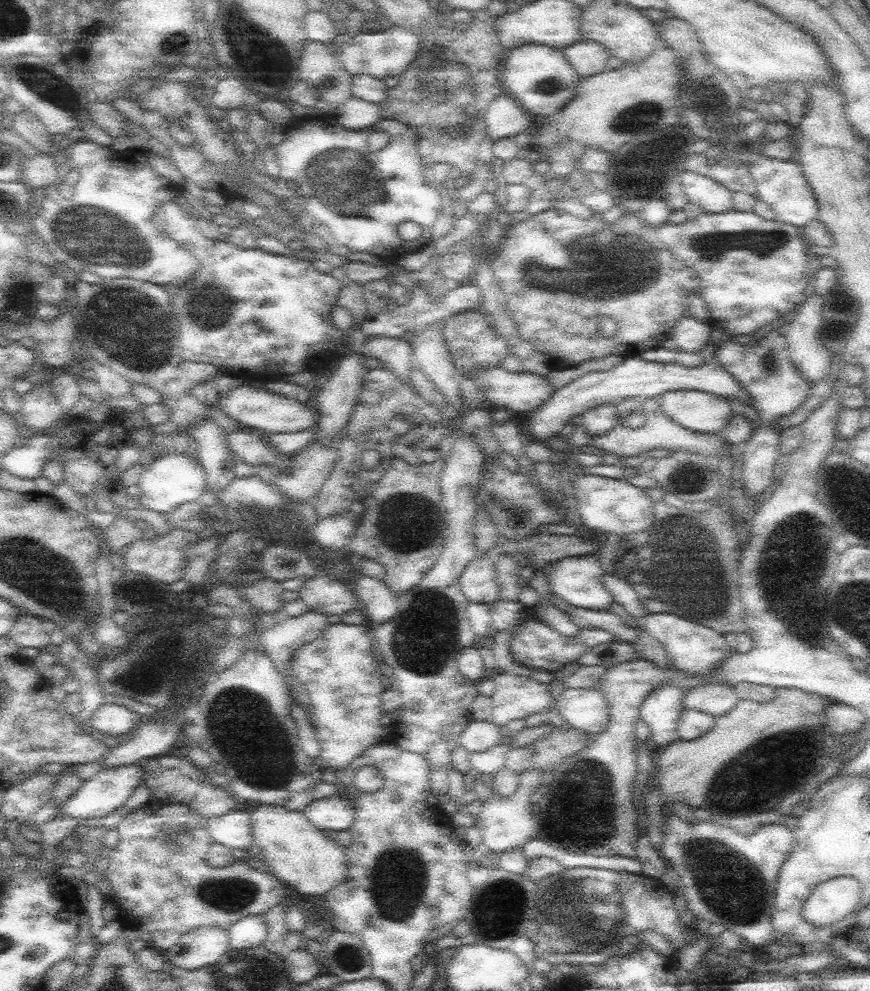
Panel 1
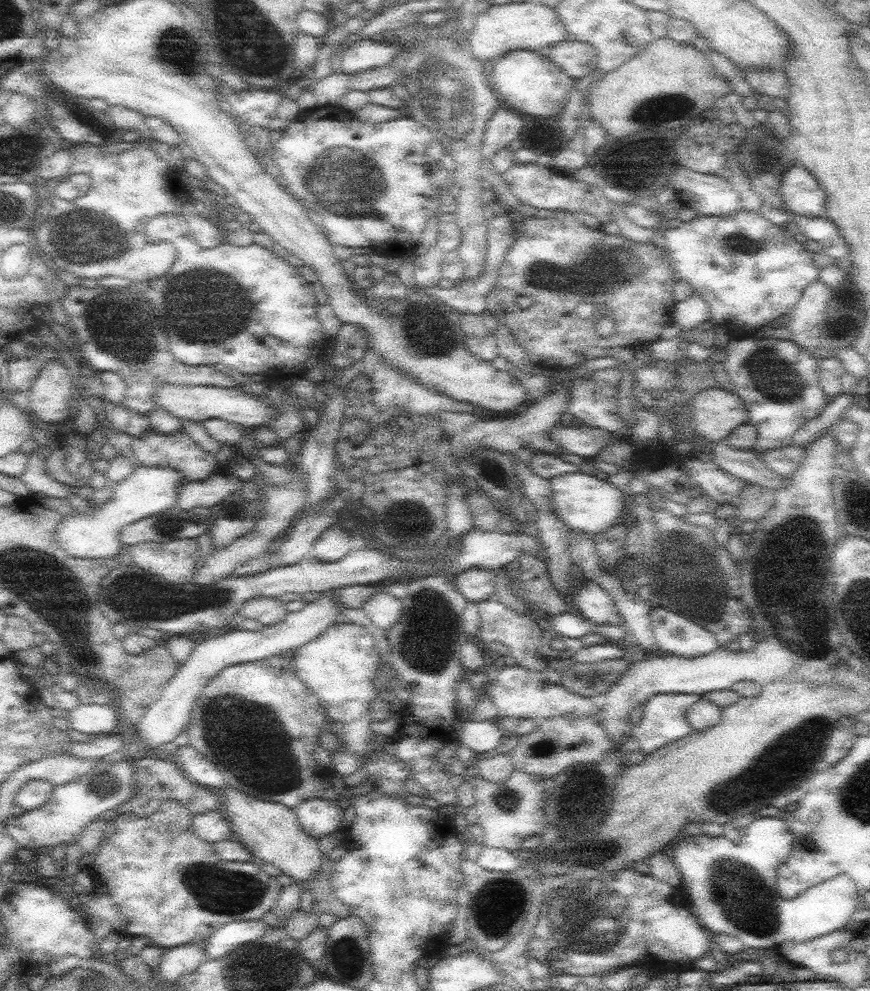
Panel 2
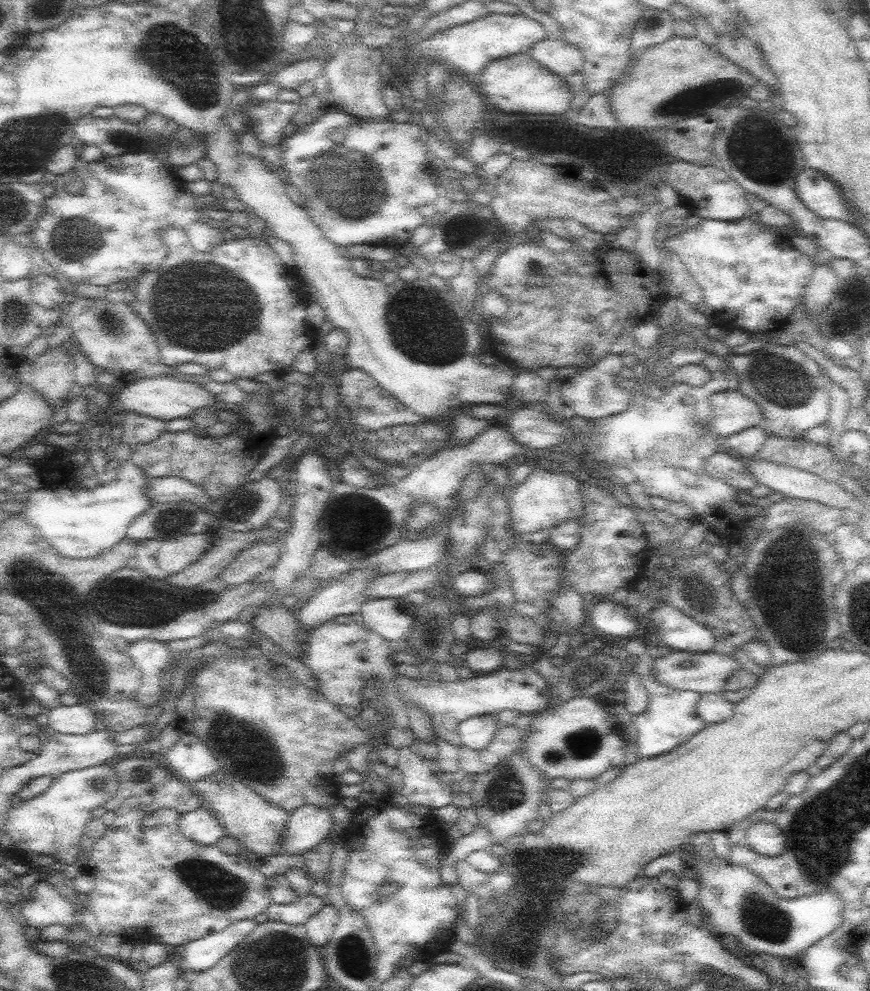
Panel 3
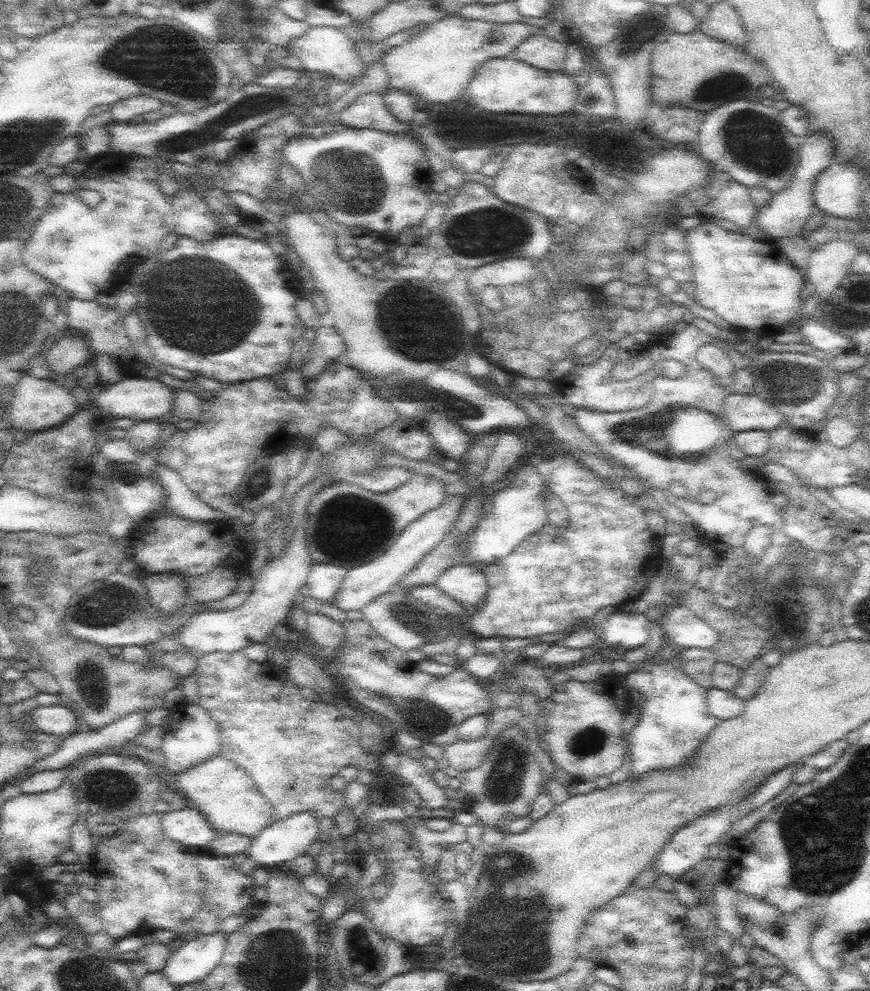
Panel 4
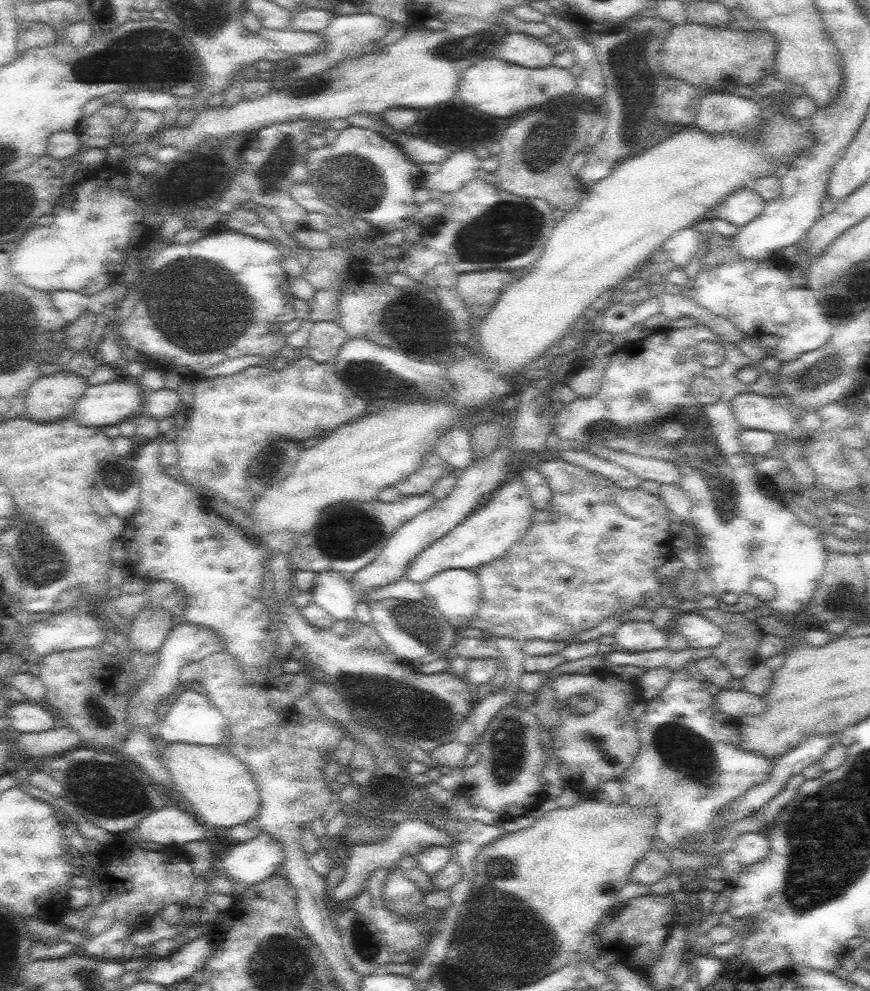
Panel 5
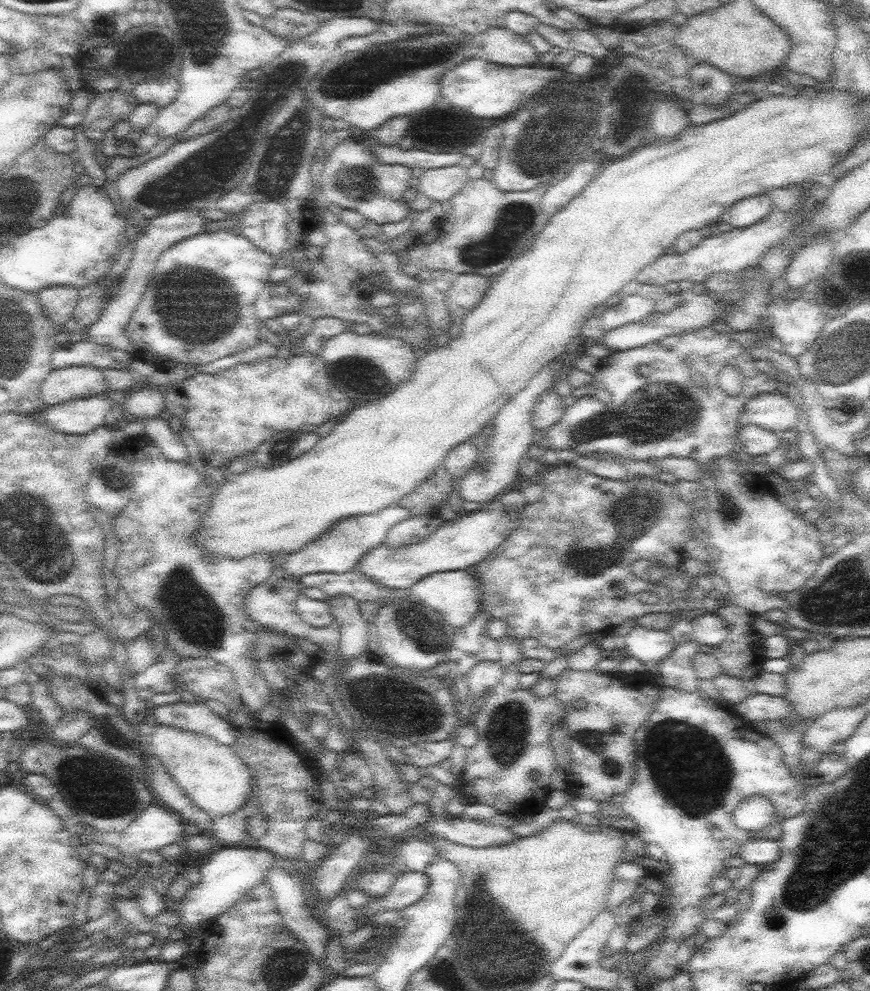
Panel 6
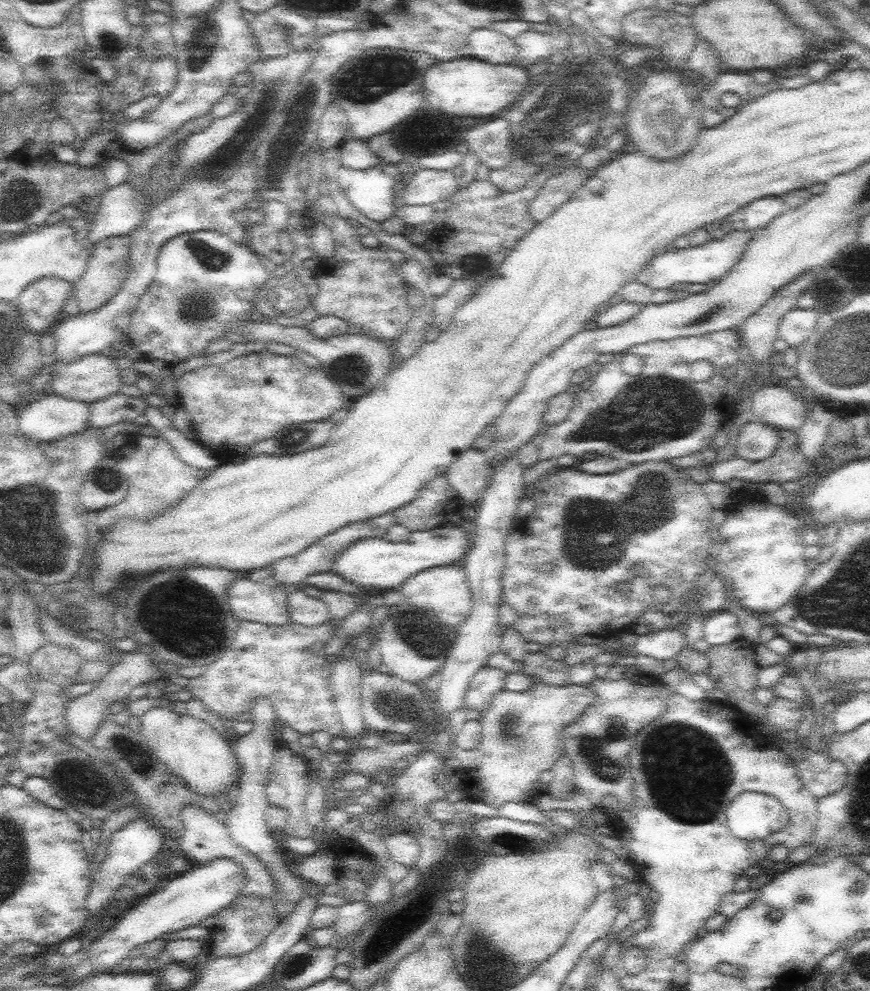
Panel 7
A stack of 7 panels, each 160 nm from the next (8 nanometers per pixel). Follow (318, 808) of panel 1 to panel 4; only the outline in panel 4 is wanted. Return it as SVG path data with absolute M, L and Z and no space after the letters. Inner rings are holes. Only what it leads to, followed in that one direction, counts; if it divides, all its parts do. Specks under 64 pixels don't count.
M312 811L298 812L298 814L290 816L288 820L278 820L270 827L264 828L258 836L252 839L252 844L245 854L256 862L258 868L263 867L266 870L272 867L285 868L288 862L307 854L312 843L320 838L318 820L318 818L314 818Z

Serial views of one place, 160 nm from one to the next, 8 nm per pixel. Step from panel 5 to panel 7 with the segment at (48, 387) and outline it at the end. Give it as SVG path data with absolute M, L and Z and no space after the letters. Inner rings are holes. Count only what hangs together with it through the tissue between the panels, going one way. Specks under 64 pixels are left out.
M107 352L90 354L76 362L65 364L64 368L50 379L49 391L64 398L81 400L89 404L98 402L118 393L120 388L124 386L122 370L116 365L114 359L108 356Z

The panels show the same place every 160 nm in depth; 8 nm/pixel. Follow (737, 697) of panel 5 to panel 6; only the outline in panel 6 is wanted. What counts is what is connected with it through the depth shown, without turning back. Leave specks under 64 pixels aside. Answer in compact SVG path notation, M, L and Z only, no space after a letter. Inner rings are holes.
M756 693L732 707L734 713L753 723L781 721L793 711L783 696Z

